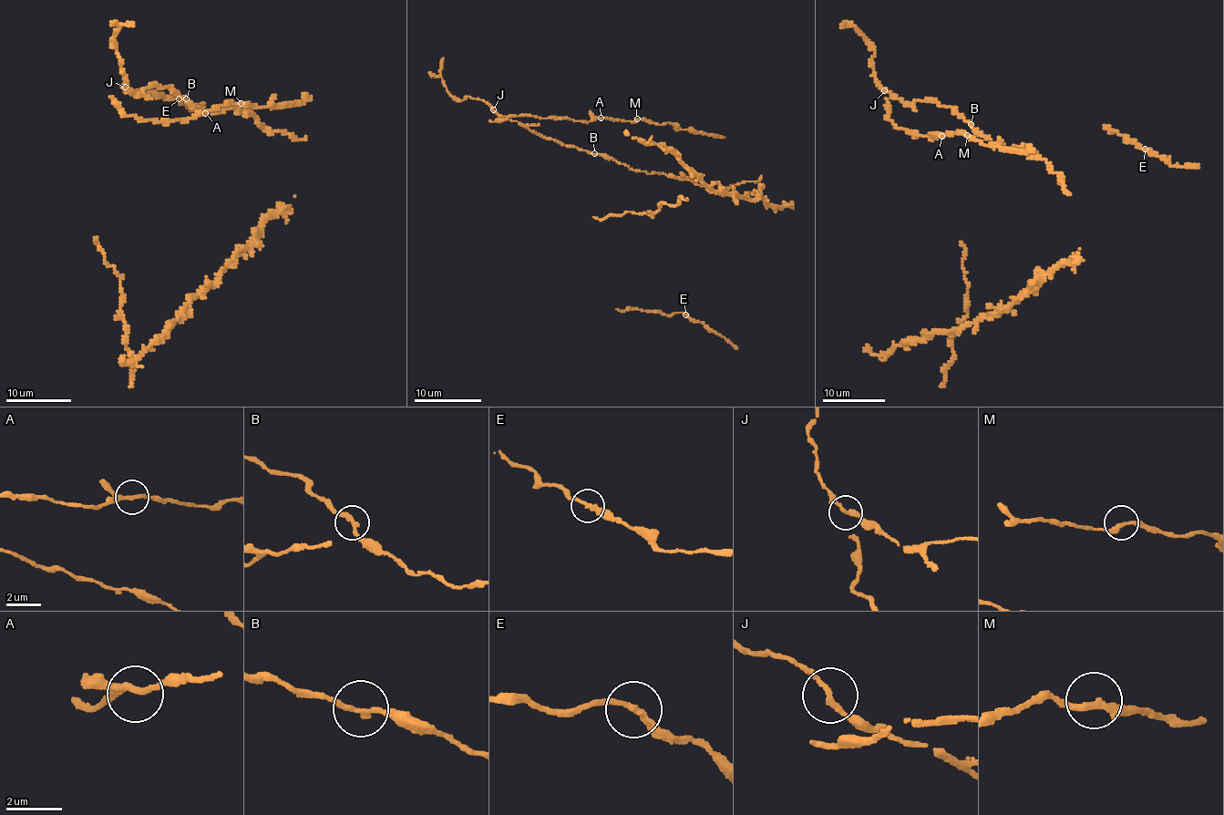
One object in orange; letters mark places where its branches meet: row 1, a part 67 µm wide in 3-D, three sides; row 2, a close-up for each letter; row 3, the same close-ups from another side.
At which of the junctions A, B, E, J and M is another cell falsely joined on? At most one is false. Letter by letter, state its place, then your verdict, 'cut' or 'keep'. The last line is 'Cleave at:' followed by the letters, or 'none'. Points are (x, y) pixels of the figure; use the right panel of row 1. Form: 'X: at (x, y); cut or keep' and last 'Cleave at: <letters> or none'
A: at (941, 136); keep
B: at (971, 124); keep
E: at (1145, 149); keep
J: at (884, 90); keep
M: at (967, 135); keep
Cleave at: none

